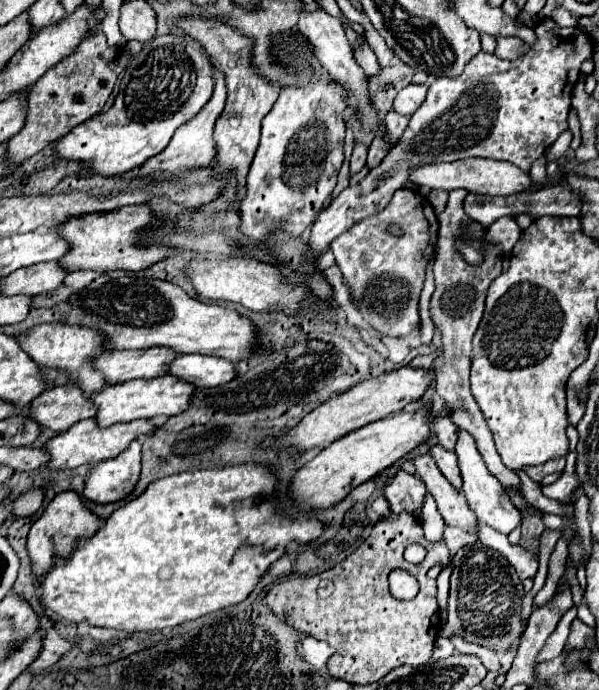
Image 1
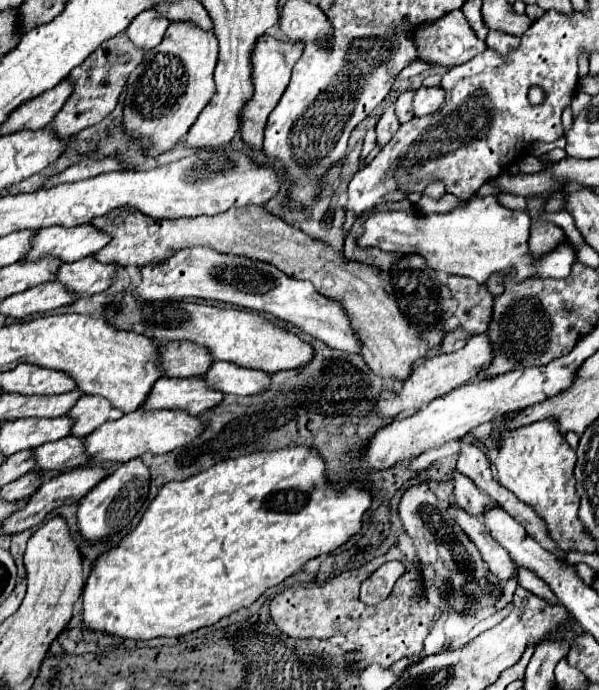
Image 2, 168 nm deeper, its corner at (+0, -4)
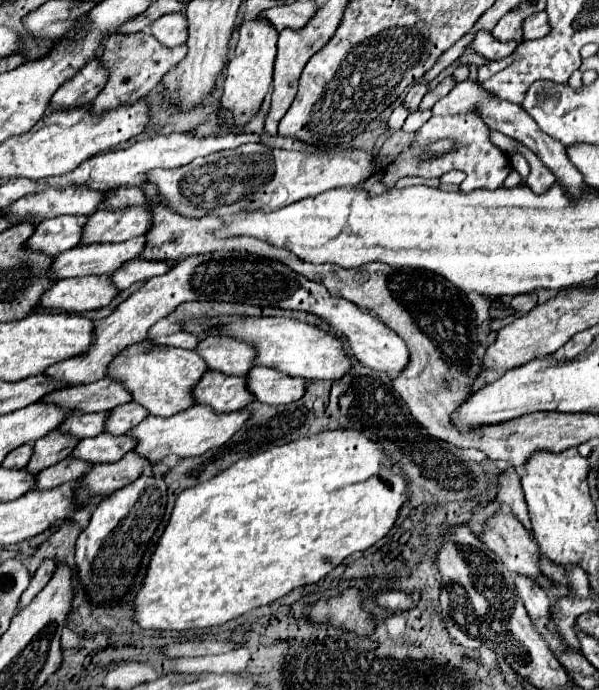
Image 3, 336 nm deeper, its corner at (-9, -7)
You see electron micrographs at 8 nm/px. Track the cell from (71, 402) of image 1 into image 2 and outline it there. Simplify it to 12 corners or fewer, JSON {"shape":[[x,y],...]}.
{"shape":[[80,396],[66,414],[72,436],[124,416],[102,396]]}

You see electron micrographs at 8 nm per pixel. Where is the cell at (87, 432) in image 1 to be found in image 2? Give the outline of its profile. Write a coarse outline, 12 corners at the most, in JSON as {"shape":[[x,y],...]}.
{"shape":[[136,410],[84,438],[90,460],[172,452],[202,432],[182,410]]}

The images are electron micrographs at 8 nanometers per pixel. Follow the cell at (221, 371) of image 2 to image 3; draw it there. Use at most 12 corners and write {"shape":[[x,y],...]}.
{"shape":[[255,367],[247,387],[257,401],[281,405],[299,401],[303,377]]}

